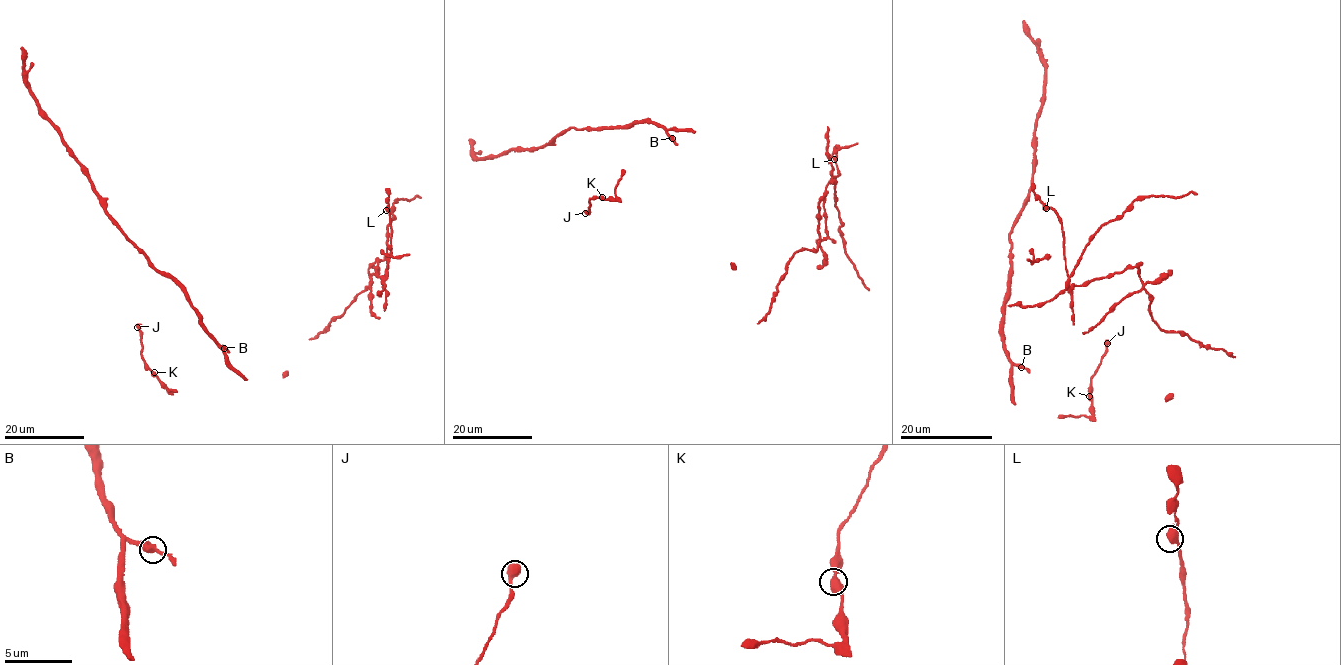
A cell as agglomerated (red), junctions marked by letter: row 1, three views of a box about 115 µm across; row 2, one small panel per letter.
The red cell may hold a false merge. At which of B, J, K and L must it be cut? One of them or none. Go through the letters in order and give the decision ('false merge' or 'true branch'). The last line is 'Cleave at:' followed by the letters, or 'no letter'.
B: true branch
J: true branch
K: true branch
L: true branch
Cleave at: no letter

